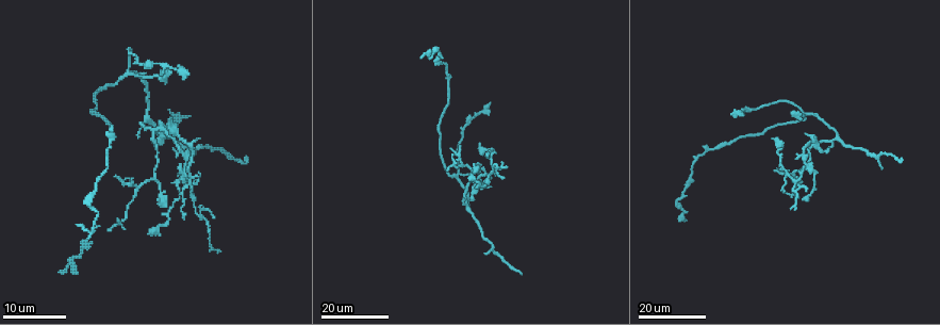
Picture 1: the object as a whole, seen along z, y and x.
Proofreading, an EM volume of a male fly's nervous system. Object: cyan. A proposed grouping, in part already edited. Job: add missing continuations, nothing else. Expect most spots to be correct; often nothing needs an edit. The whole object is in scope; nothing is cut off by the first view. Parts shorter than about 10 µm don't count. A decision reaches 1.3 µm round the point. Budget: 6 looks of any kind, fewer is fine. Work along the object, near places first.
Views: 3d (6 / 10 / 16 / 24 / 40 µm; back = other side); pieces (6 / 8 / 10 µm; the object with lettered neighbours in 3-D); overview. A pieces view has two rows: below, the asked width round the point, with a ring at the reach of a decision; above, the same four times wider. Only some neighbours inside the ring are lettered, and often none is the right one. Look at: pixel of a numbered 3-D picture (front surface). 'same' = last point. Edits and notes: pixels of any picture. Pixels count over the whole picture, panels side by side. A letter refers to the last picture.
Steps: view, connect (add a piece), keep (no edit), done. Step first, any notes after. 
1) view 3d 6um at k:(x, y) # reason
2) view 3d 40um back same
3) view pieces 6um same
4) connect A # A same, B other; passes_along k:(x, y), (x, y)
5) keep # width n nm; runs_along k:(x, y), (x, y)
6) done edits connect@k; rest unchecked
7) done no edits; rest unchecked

view 3d 24um at 1:(731, 115) # long arm stops here

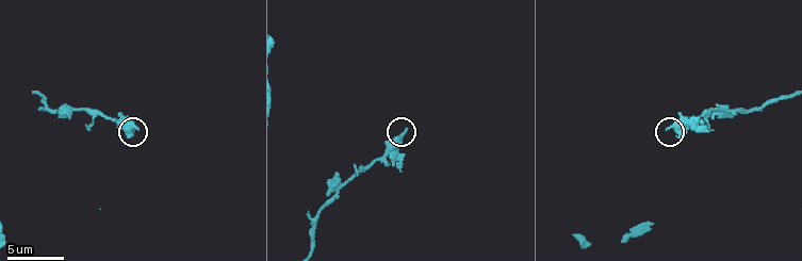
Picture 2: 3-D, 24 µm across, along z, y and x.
view pieces 6um at 2:(669, 129) # see the neighbours

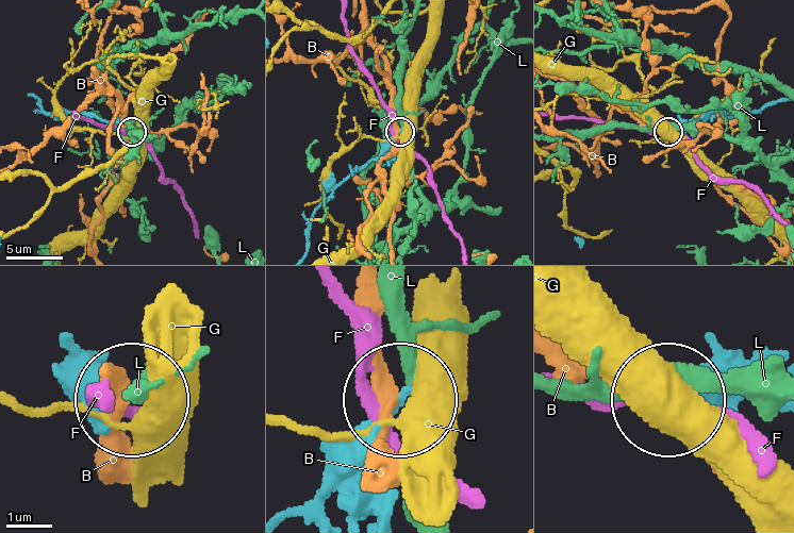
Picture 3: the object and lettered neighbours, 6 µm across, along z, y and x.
keep # B other, F other, G other, L other; runs_along 3:(291, 516), (401, 405); no lettered piece goes on from it

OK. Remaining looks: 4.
view 3d 16um at 1:(75, 223) # branch stops here

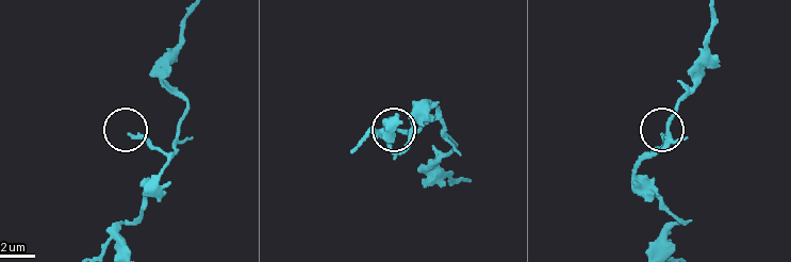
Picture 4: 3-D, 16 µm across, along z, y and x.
view pieces 8um at 4:(402, 128)

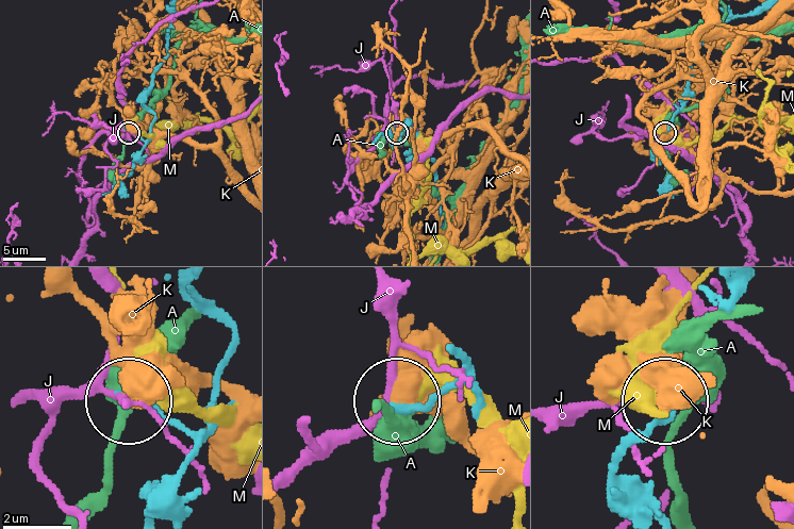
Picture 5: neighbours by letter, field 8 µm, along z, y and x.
keep # A other, J other, K other, M other; none of them fits

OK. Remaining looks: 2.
view 3d 24um at 1:(420, 54) # end of a long branch

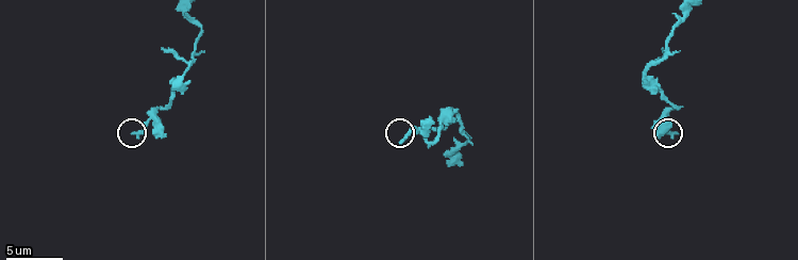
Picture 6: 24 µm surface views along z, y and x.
view pieces 6um at 6:(403, 141)

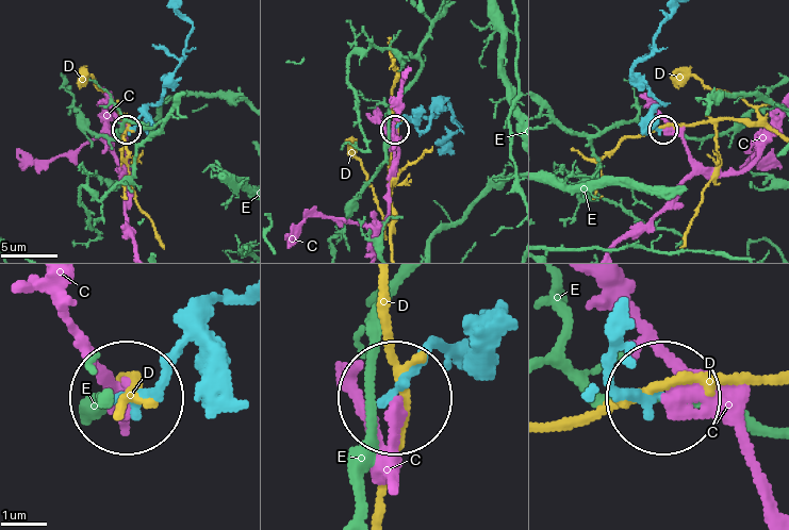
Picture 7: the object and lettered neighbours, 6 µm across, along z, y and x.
keep # C other, D other, E other; runs_along 7:(614, 346), (611, 380), (660, 392); none of them fits

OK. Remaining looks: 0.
done no edits; rest unchecked

